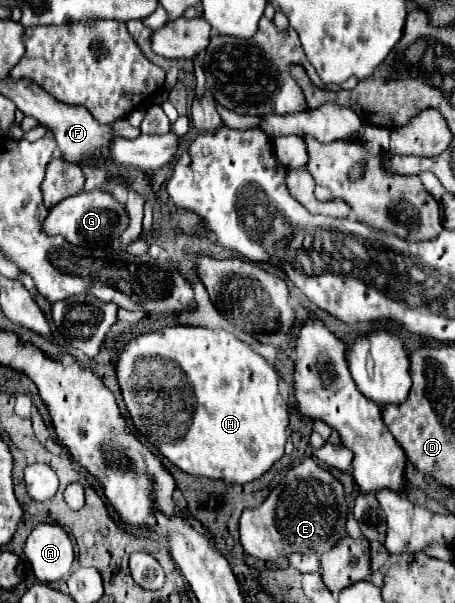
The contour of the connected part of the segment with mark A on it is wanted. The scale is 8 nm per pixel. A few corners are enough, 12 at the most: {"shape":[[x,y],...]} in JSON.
{"shape":[[37,525],[23,553],[39,583],[67,577],[69,533]]}

